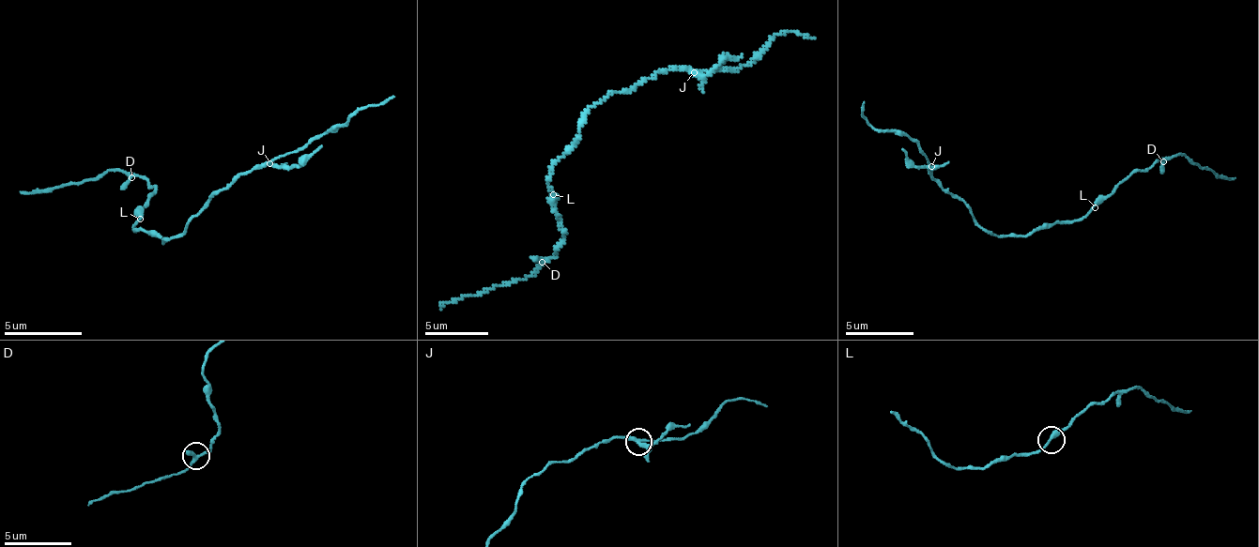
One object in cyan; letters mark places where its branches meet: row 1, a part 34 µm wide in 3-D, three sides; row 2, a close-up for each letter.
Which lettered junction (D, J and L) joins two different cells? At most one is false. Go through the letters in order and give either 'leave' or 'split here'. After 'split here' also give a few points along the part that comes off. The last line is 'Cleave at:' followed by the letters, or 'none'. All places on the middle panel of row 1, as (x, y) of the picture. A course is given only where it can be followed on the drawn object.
D: leave
J: split here; foreign part runs (693, 73), (711, 75), (723, 62), (742, 54)
L: leave
Cleave at: J

